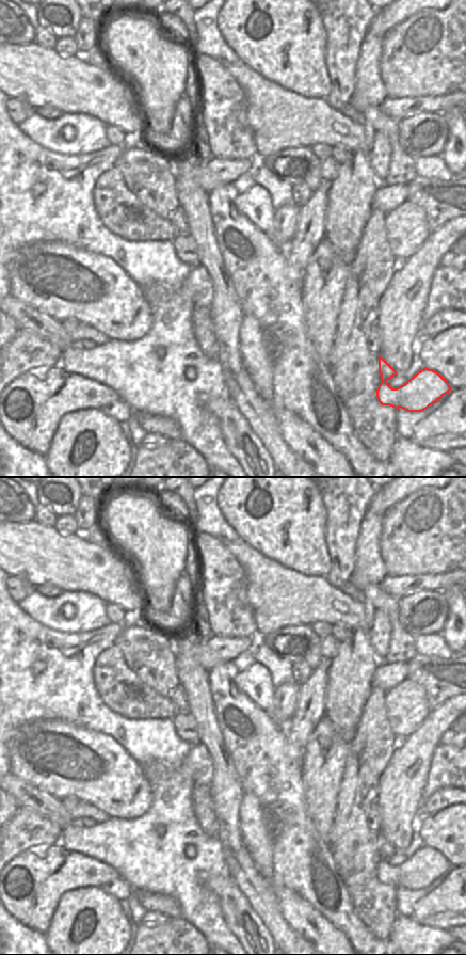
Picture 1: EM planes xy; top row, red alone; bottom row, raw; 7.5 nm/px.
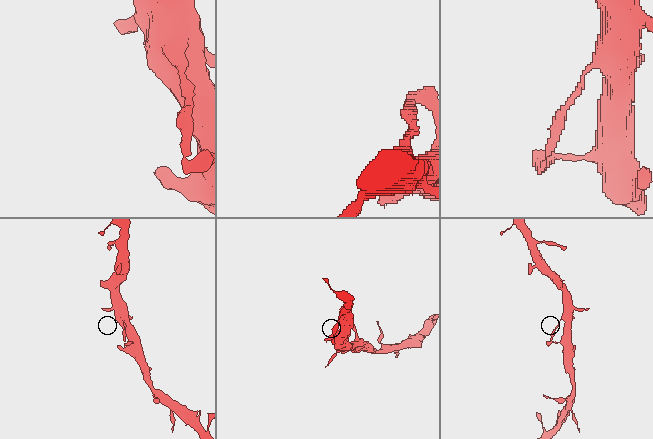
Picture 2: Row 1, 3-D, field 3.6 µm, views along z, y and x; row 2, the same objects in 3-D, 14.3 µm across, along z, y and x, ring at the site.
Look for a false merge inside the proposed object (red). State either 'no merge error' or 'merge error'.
no merge error

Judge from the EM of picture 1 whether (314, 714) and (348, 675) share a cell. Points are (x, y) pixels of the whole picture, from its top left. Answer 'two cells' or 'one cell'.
two cells

